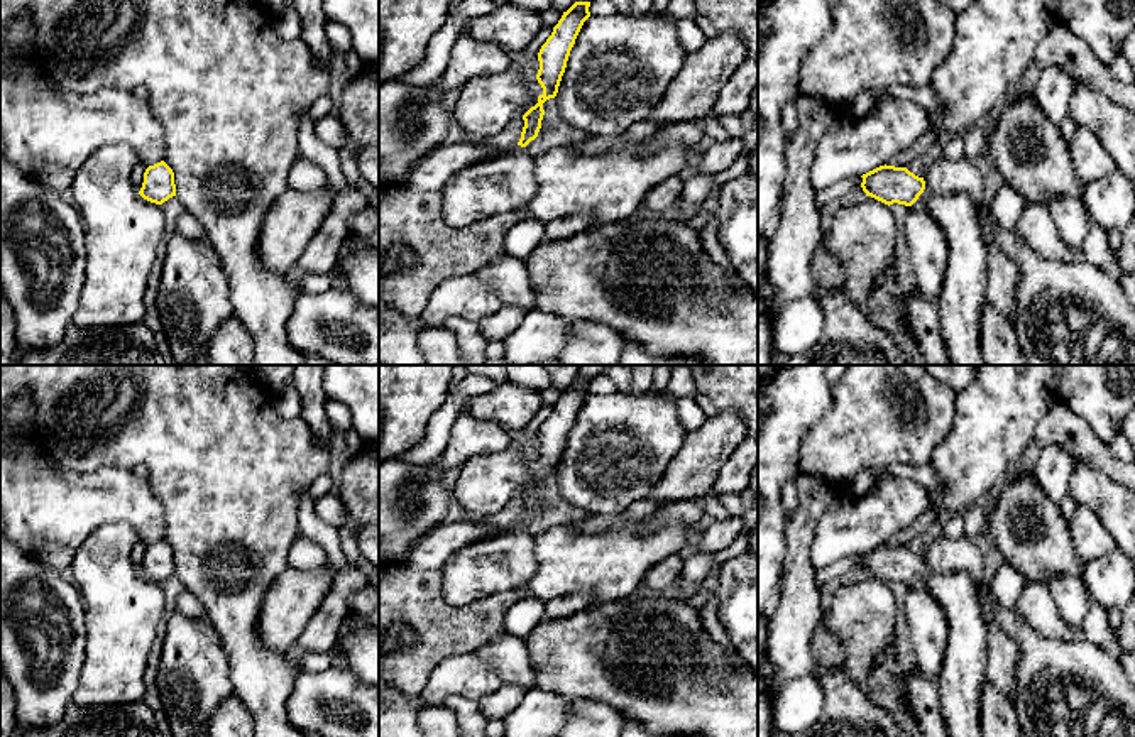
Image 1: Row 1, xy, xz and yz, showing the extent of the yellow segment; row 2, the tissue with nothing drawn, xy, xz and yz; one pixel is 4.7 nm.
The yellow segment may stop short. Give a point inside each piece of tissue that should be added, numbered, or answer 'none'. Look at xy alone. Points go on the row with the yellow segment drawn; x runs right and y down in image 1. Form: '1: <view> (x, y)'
none

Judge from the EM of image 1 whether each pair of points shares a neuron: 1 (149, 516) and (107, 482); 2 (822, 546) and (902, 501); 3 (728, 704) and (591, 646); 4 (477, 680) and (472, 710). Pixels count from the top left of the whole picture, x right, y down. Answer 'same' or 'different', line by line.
1: same
2: same
3: same
4: different

